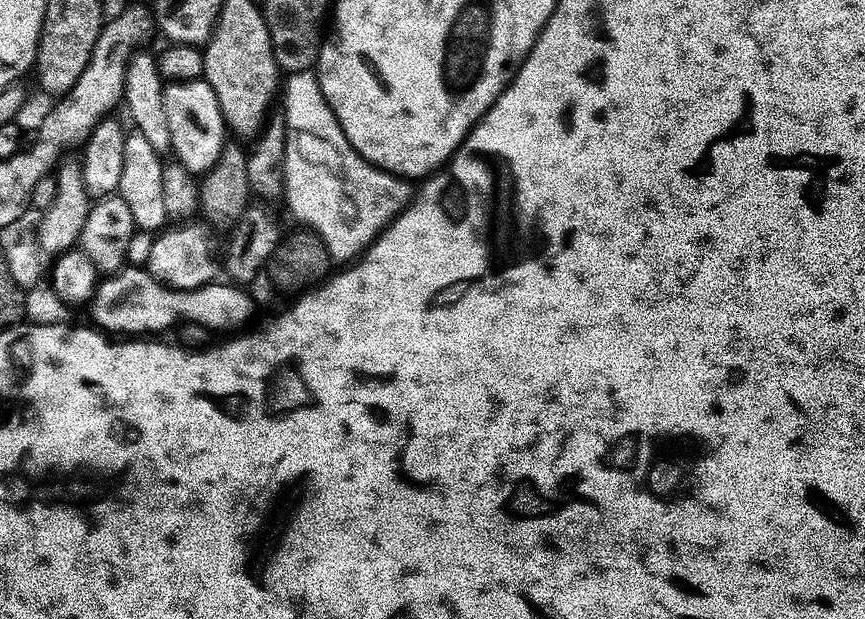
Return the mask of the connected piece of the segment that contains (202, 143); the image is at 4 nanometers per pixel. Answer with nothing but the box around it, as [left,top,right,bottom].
[164,78,230,176]

